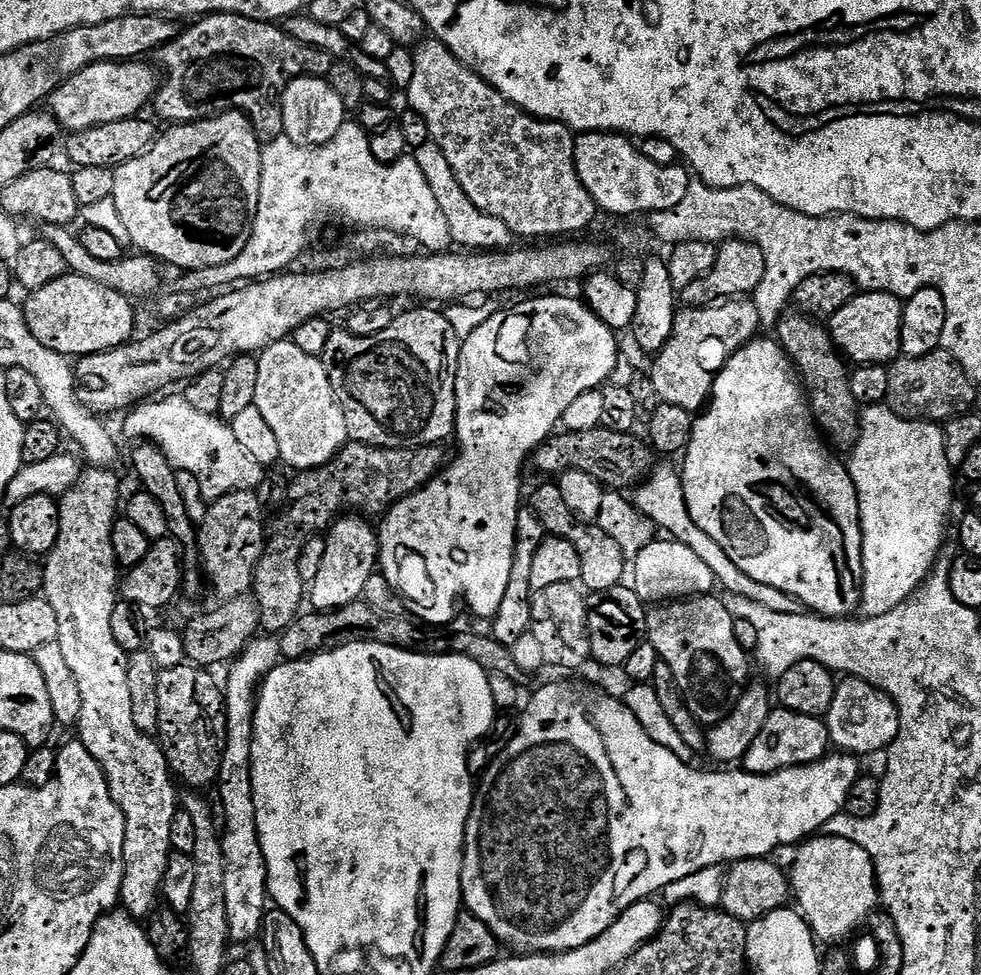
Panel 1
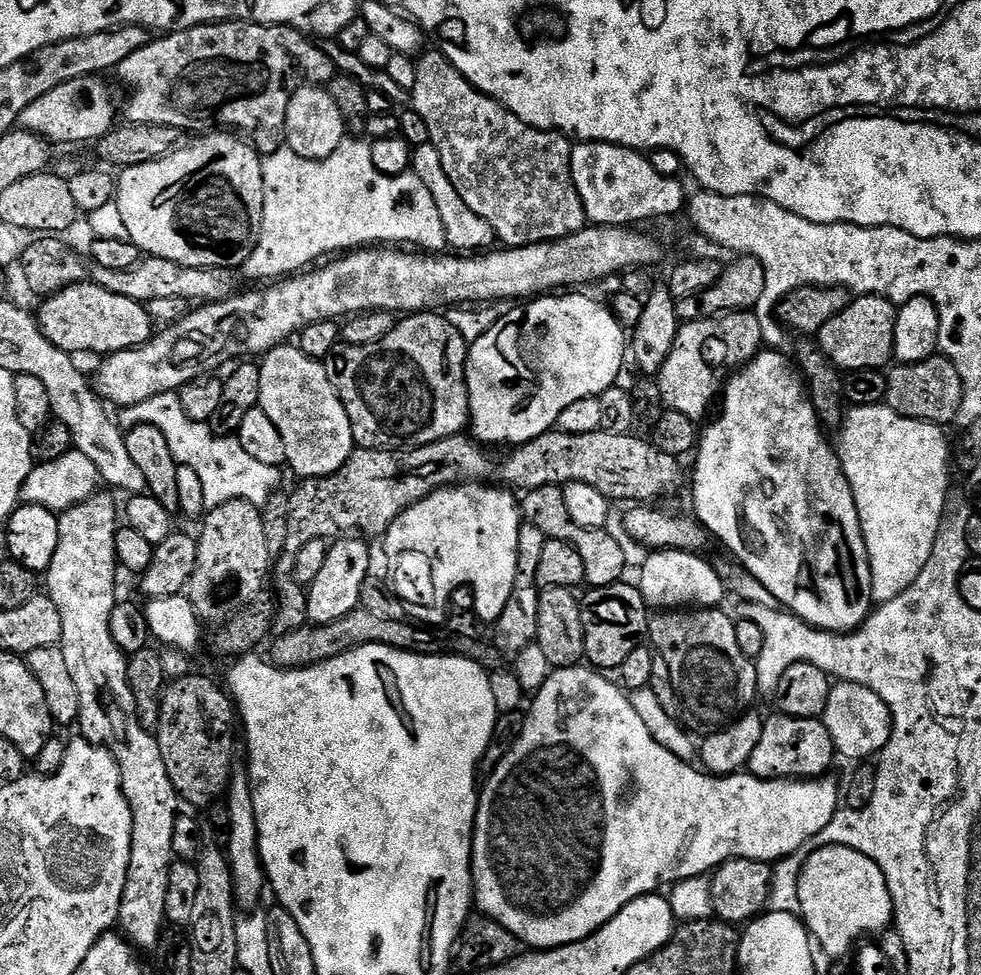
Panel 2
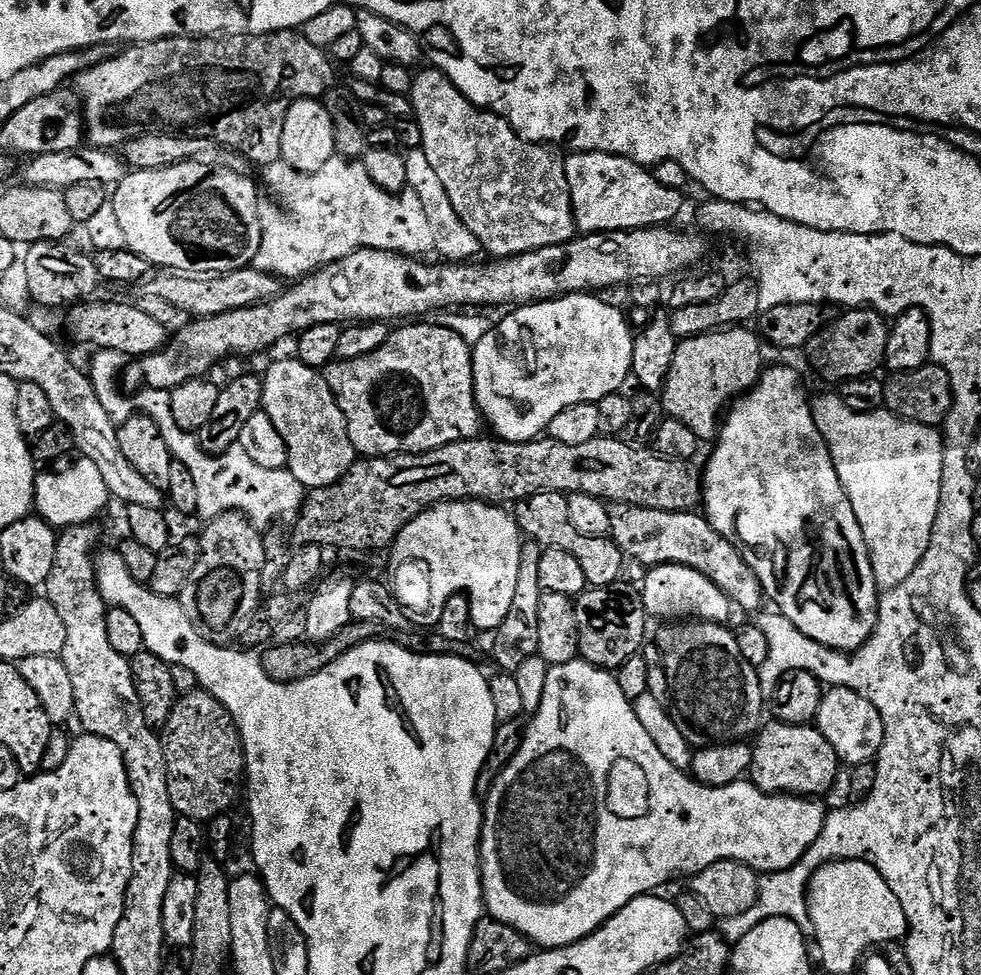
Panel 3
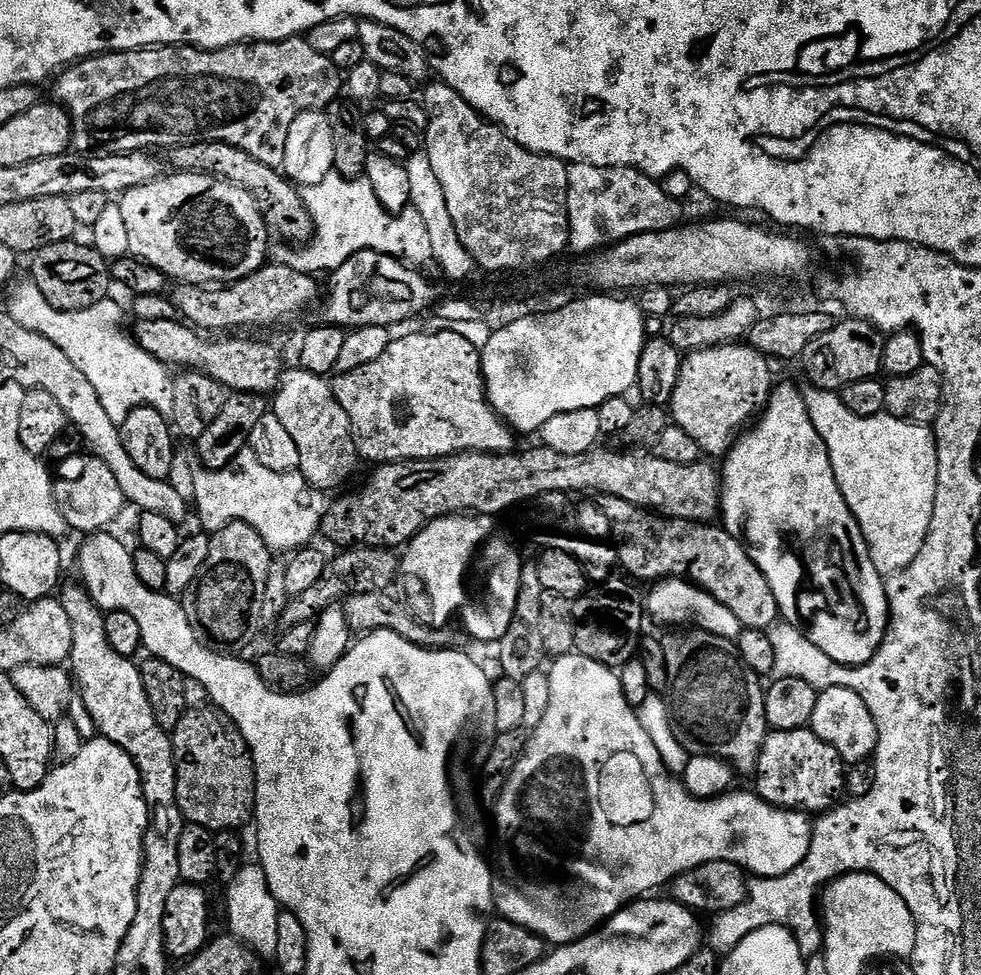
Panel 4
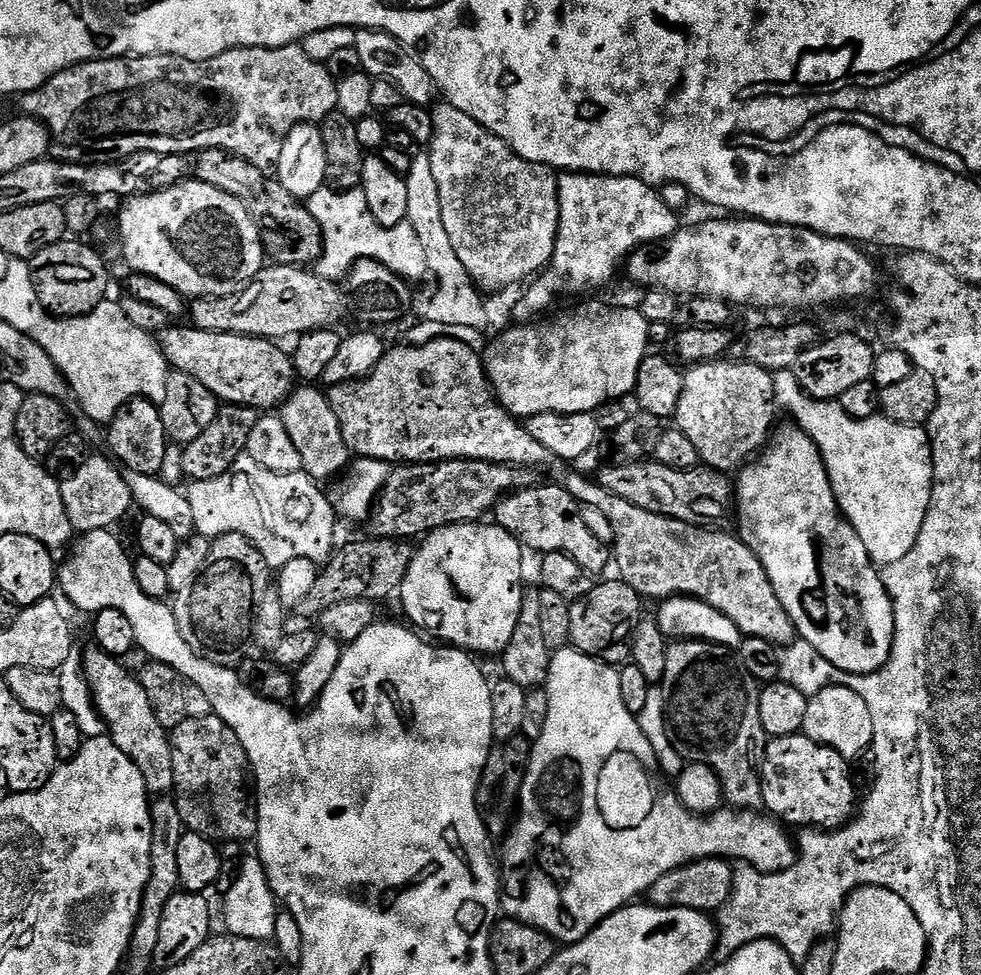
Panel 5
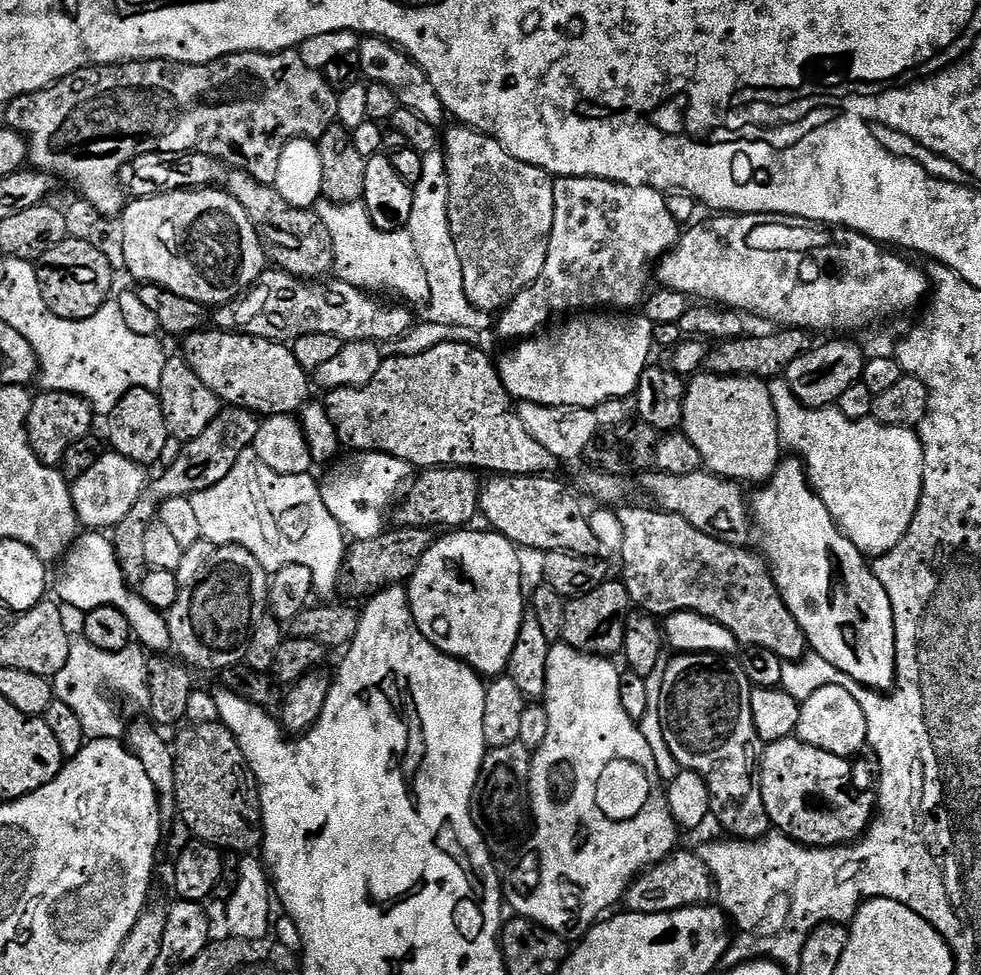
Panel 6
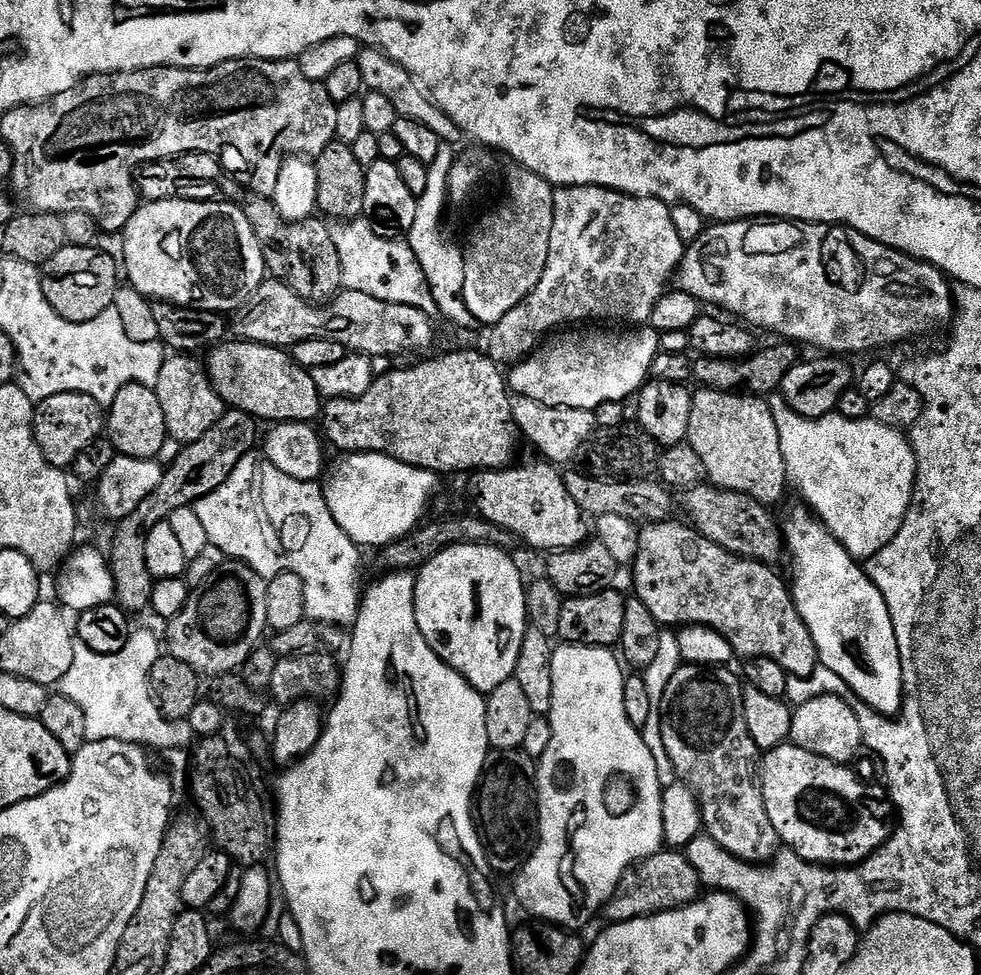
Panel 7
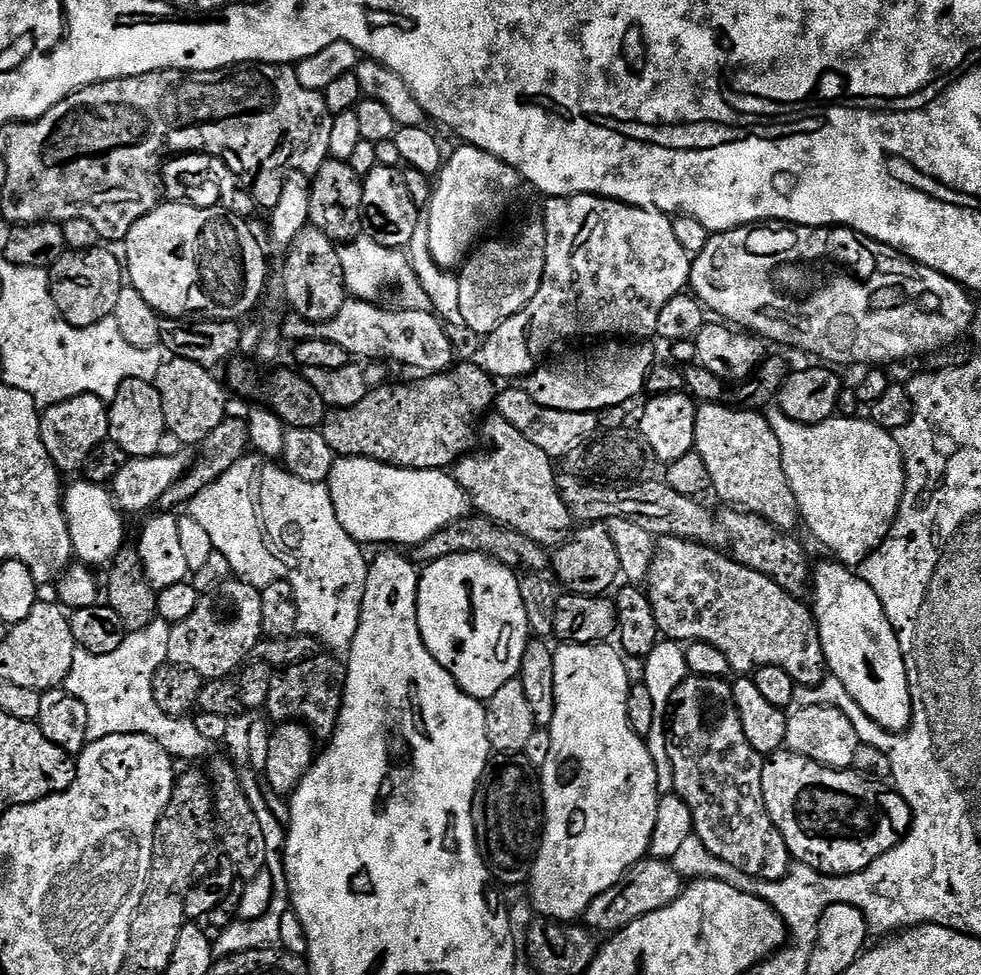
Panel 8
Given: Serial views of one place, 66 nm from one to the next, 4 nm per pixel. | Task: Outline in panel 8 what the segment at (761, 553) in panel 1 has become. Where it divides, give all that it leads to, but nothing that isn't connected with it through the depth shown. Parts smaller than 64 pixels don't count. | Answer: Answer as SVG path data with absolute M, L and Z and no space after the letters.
M839 562L832 564L817 563L810 585L812 615L816 617L816 625L820 631L820 641L824 651L824 663L827 671L839 680L840 687L847 699L857 704L864 713L886 732L903 732L912 720L912 703L906 678L906 662L902 658L900 643L896 637L892 623L886 618L886 610L874 594L874 590L851 567Z

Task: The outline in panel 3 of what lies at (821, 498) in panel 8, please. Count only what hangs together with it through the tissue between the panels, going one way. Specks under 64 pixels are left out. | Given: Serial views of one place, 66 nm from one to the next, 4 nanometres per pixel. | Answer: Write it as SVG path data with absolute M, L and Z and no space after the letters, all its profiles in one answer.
M835 391L825 396L813 395L810 403L814 422L834 458L834 466L838 470L838 478L842 478L850 506L854 506L854 514L858 514L876 587L884 592L894 590L894 586L902 586L902 582L914 574L914 566L922 562L922 554L926 554L926 546L930 546L930 534L934 530L934 518L938 514L942 494L944 437L935 427L903 420L887 410L855 412L843 404Z

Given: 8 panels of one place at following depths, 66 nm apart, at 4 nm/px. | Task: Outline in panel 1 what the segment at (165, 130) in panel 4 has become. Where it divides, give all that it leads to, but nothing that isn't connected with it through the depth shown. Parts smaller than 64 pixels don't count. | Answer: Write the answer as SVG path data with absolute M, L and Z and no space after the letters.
M214 12L189 24L192 25L185 32L183 29L158 52L162 79L154 97L154 109L156 108L162 119L172 124L206 120L220 112L243 112L257 136L265 141L274 140L284 131L280 97L284 95L289 82L300 76L327 77L334 62L330 56L316 56L317 48L290 38L290 34L285 32L283 27L266 20L251 20L248 16Z

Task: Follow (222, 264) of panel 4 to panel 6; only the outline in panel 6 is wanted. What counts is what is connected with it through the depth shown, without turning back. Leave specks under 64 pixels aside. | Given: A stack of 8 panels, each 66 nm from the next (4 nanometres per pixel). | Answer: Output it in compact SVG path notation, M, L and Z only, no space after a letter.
M219 187L191 188L189 192L163 192L160 196L129 199L125 203L120 222L120 228L124 231L124 264L128 267L129 274L136 279L136 282L157 284L182 298L190 298L190 302L198 302L205 306L231 304L239 300L245 291L256 283L256 279L266 271L266 248L261 241L260 235L257 234L255 226L250 222L247 210L242 206L238 206L236 199L229 192L221 190Z

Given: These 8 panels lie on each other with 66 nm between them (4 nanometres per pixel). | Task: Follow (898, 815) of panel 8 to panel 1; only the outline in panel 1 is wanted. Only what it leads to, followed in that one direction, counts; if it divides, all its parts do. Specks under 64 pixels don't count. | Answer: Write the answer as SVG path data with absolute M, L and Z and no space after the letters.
M776 706L769 711L758 738L750 742L750 750L746 750L742 768L745 772L753 772L755 776L769 776L778 770L818 762L829 752L828 725L821 717L798 714L794 710Z

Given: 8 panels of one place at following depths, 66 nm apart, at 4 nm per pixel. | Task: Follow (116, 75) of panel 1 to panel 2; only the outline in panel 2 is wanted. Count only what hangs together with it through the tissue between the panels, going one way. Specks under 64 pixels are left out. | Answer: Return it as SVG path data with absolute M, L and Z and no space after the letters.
M99 75L83 76L62 82L62 86L54 86L54 90L42 94L42 98L30 102L30 106L22 110L19 127L35 136L41 136L53 145L80 144L83 140L98 142L107 132L112 131L118 120L118 104L116 108L116 100L104 80L107 79Z

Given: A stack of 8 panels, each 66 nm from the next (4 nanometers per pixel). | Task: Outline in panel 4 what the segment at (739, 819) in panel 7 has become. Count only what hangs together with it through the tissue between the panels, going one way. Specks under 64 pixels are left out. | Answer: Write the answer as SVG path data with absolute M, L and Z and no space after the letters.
M676 630L665 636L668 637L663 637L662 643L668 671L666 699L674 725L674 738L682 742L689 756L716 756L731 764L737 773L755 773L764 739L770 731L764 705L766 688L761 677L756 676L754 670L750 670L742 662L735 643L726 638L718 638L718 634L699 630Z

